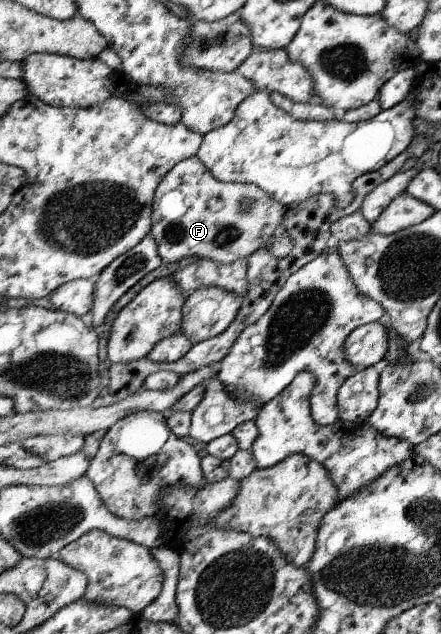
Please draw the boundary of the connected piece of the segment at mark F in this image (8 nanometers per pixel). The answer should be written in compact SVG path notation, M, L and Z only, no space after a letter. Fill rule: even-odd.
M196 155L174 166L157 187L152 215L153 225L149 234L157 241L157 250L164 263L174 263L193 256L198 259L211 259L216 263L234 263L238 259L248 260L250 255L264 247L274 257L284 259L294 247L288 231L282 227L285 213L286 206L272 199L266 191L262 191L256 185L218 180ZM246 197L252 197L254 203L244 209L242 203Z

